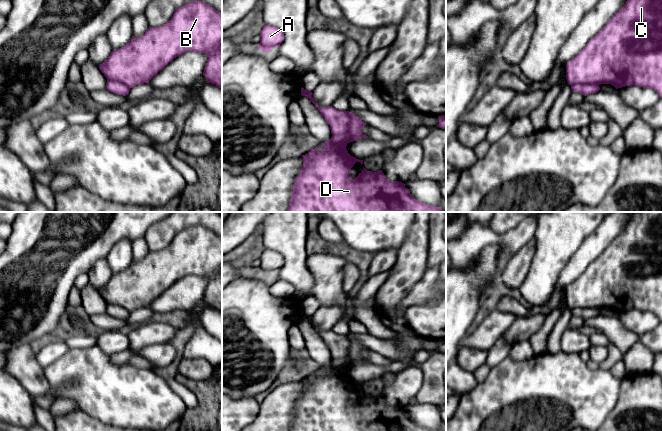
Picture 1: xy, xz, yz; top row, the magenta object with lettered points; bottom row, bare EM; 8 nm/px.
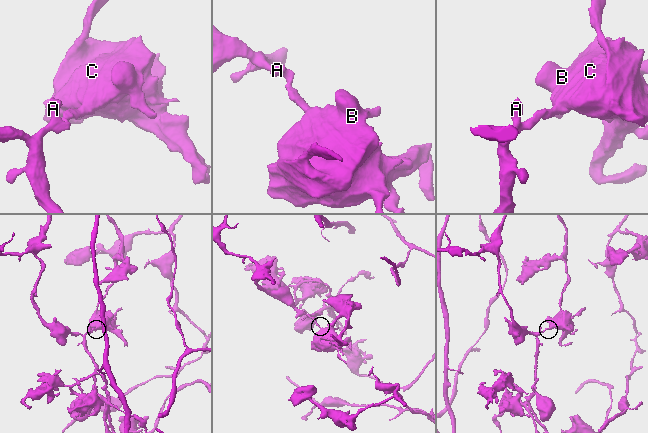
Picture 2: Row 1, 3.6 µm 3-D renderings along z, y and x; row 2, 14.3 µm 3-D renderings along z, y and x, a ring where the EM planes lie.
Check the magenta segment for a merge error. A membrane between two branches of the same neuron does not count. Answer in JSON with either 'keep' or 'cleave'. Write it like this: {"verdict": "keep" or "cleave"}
{"verdict": "cleave"}

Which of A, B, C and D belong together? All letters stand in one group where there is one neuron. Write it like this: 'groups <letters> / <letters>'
groups A / B C D

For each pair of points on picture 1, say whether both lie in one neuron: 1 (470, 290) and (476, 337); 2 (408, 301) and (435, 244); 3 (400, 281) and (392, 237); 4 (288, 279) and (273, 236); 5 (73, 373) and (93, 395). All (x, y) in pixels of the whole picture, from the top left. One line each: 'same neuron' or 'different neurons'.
1: different neurons
2: same neuron
3: different neurons
4: same neuron
5: same neuron

